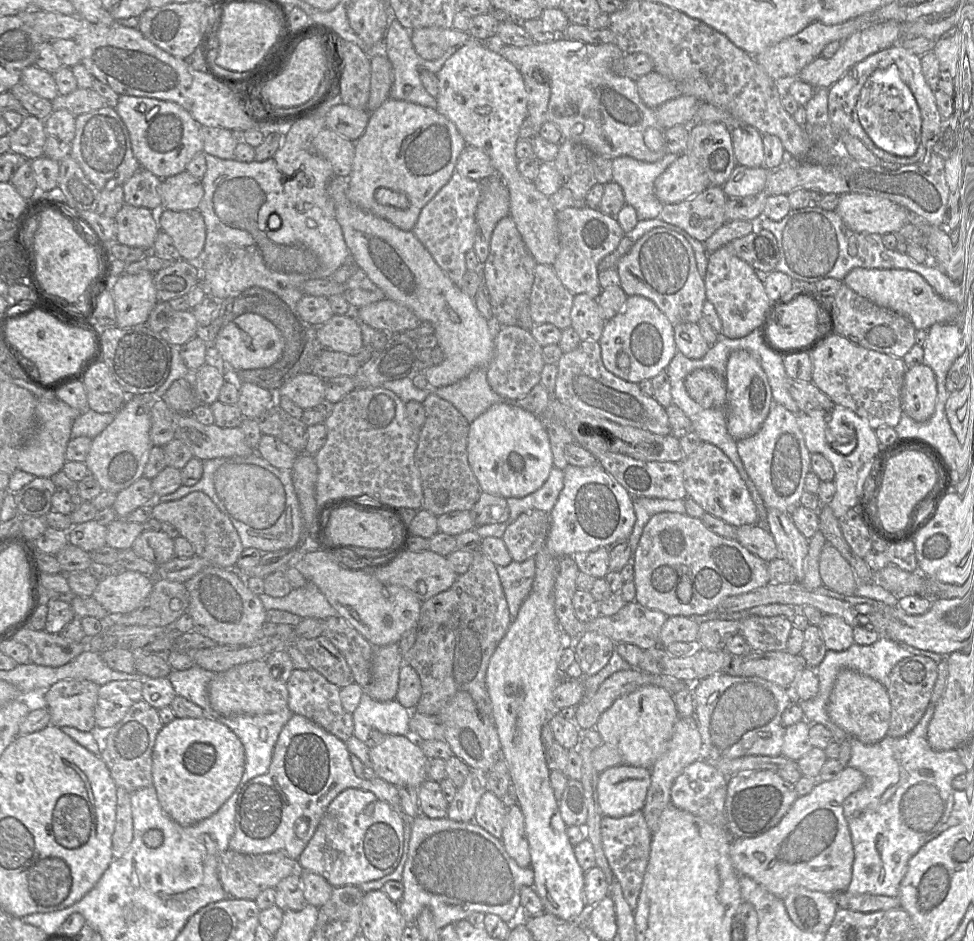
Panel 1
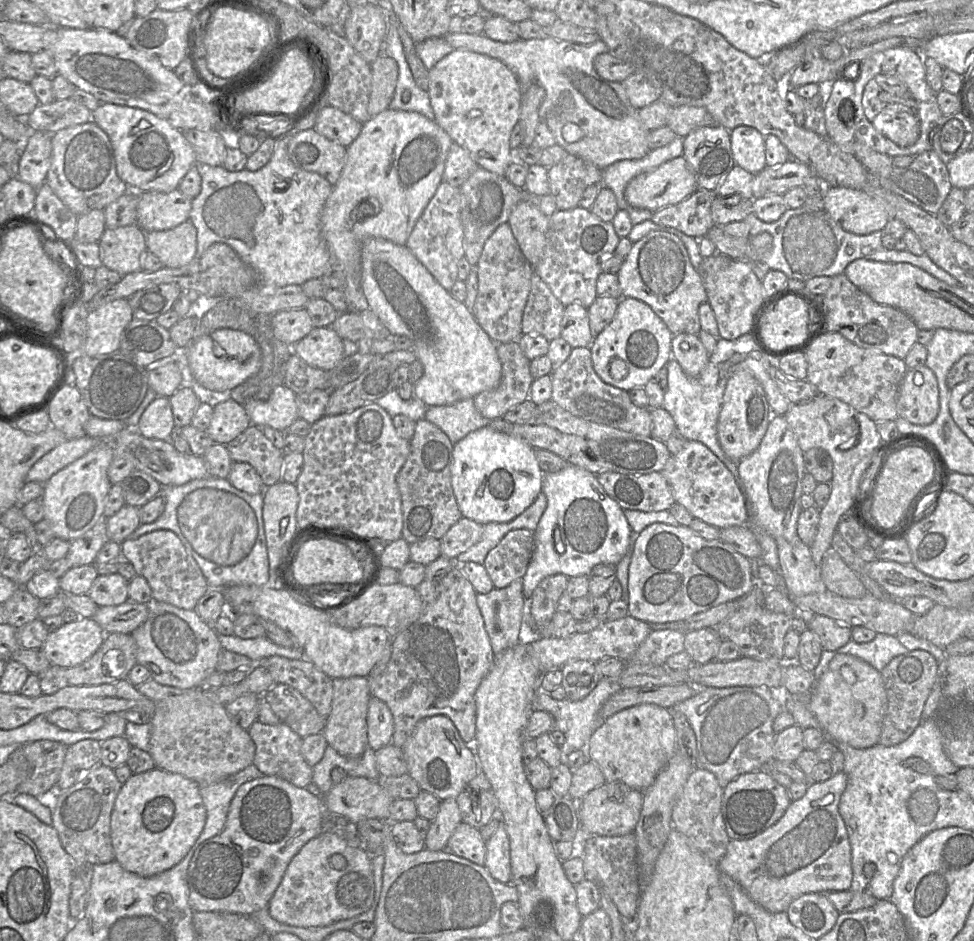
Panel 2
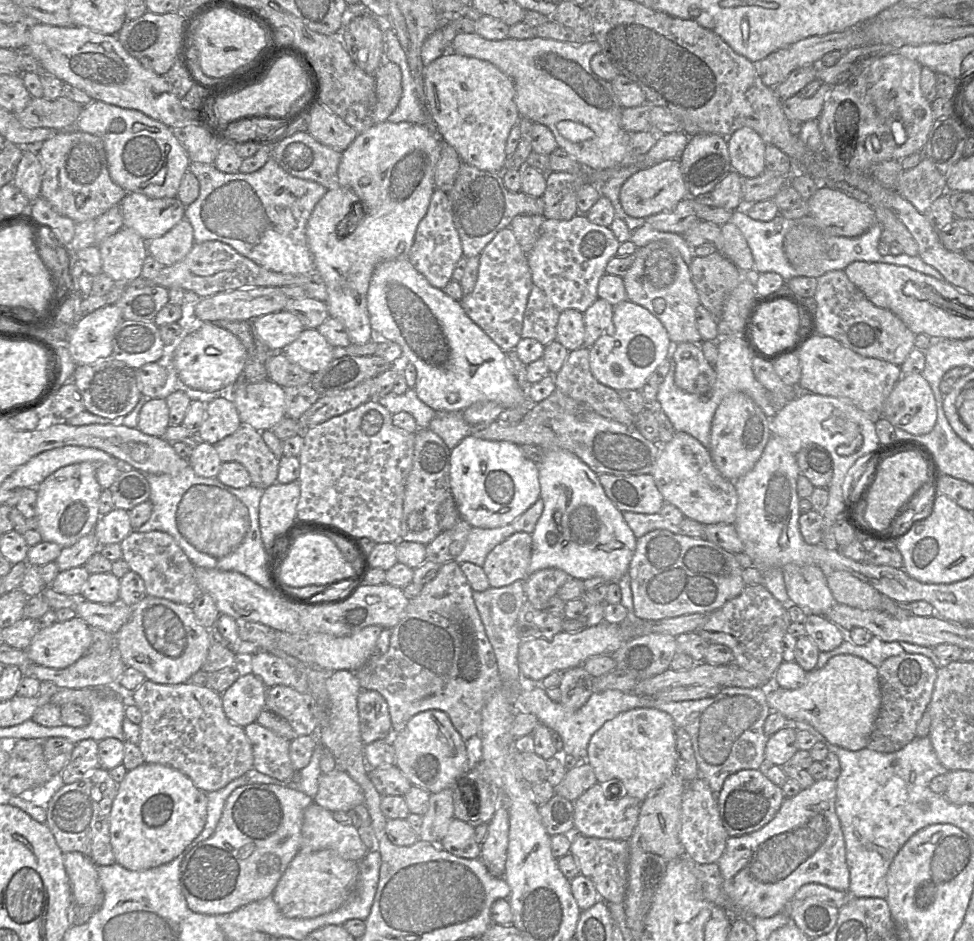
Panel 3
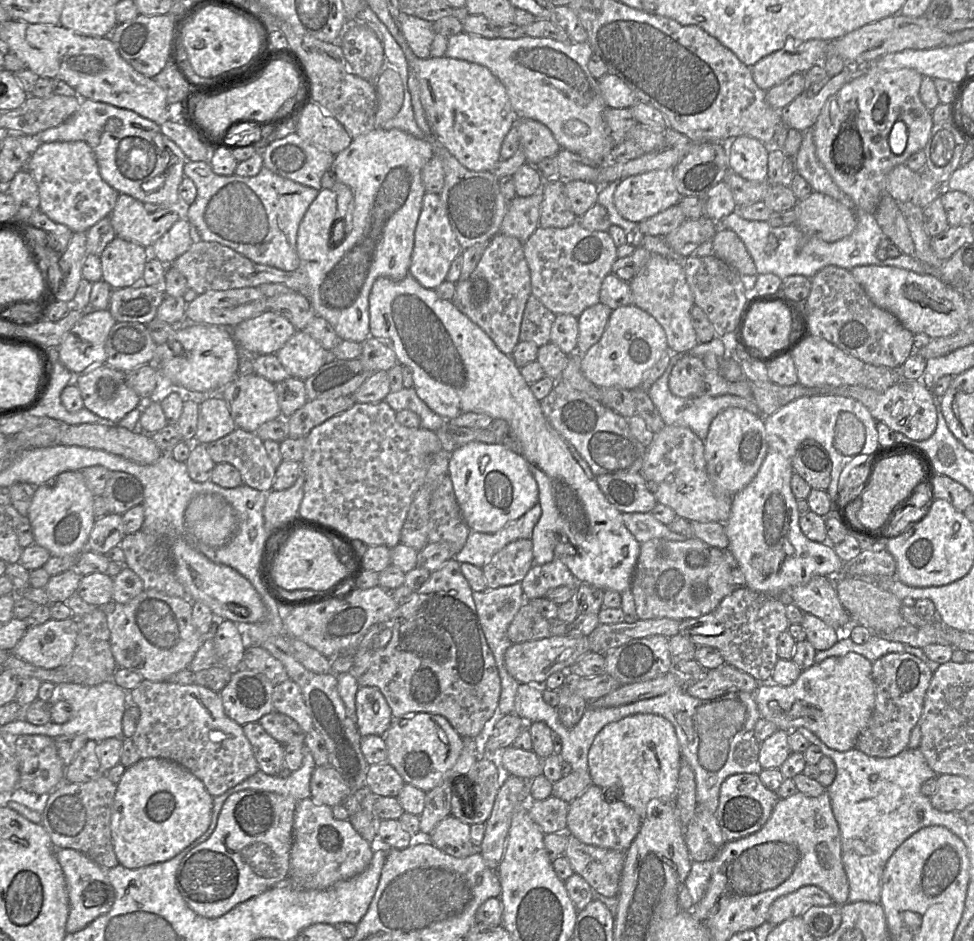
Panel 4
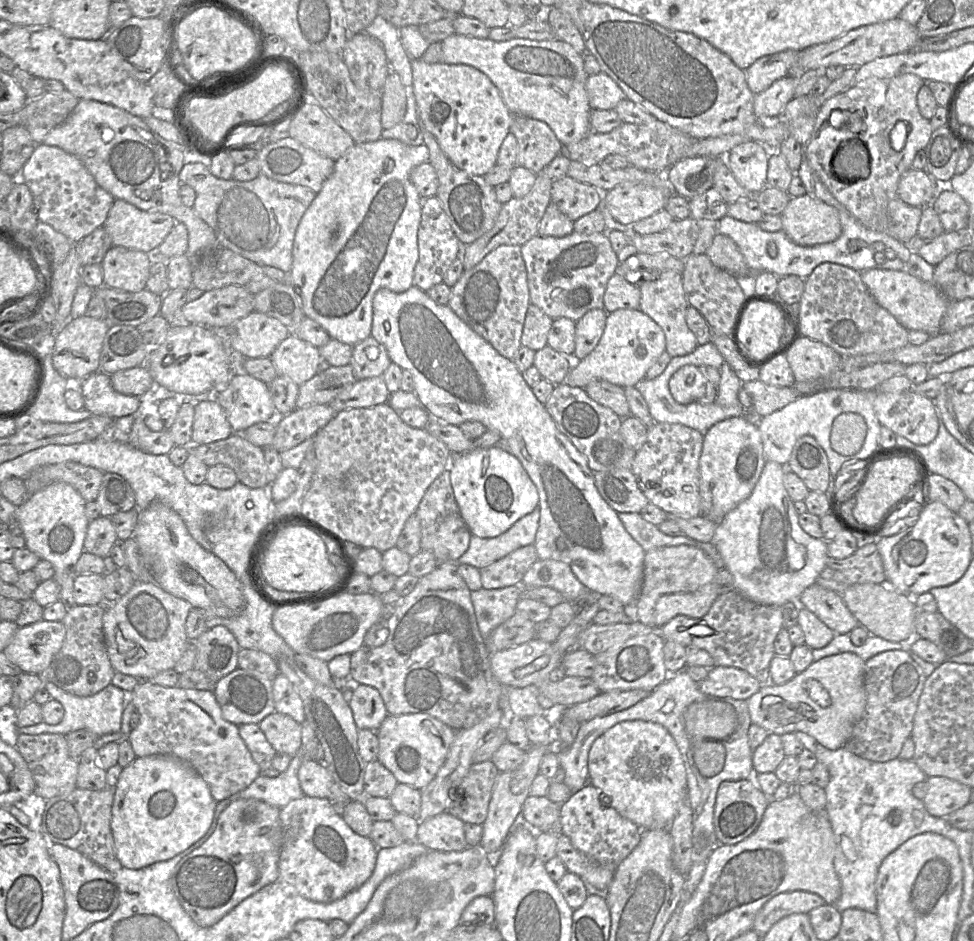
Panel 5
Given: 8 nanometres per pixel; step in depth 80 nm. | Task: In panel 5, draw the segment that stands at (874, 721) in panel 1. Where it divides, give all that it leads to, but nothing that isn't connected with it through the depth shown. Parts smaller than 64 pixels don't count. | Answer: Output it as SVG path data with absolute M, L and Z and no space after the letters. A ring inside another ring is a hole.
M844 652L813 662L806 670L797 673L783 685L761 686L758 692L747 699L751 722L769 733L783 735L801 731L814 737L830 750L844 747L850 738L854 725L864 714L867 697L864 687L865 663L858 655Z

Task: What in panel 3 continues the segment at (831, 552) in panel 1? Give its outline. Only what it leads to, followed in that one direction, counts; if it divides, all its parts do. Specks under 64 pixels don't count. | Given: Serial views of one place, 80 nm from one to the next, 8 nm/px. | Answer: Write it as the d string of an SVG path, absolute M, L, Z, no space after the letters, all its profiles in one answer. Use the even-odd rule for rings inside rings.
M846 571L826 572L828 587L841 604L861 610L882 610L882 594Z

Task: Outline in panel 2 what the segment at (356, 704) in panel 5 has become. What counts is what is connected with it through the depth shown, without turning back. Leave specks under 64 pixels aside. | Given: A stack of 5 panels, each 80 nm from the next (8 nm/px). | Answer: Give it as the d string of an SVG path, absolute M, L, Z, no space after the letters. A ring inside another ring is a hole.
M371 696L366 721L368 747L376 751L391 743L394 720L390 709L383 701Z

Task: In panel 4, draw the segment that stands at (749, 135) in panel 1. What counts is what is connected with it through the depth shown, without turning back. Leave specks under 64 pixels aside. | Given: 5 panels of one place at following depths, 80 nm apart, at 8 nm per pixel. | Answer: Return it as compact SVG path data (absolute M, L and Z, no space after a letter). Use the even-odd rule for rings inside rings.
M747 135L735 137L728 142L729 170L746 180L767 181L770 149L754 137Z

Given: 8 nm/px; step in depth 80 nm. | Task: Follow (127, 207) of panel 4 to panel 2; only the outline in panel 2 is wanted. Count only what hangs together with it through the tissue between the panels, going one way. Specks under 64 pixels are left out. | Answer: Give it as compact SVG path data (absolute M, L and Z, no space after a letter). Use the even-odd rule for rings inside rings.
M178 188L171 192L137 192L137 221L145 232L173 228L189 220L191 201Z

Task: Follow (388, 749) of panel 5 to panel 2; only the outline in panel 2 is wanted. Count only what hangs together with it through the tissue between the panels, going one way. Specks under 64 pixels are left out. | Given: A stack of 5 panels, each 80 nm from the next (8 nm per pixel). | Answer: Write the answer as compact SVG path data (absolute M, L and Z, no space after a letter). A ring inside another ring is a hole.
M445 715L421 719L401 749L408 774L418 783L421 790L435 795L441 801L447 798L456 799L480 771L473 753L461 739L452 721Z

